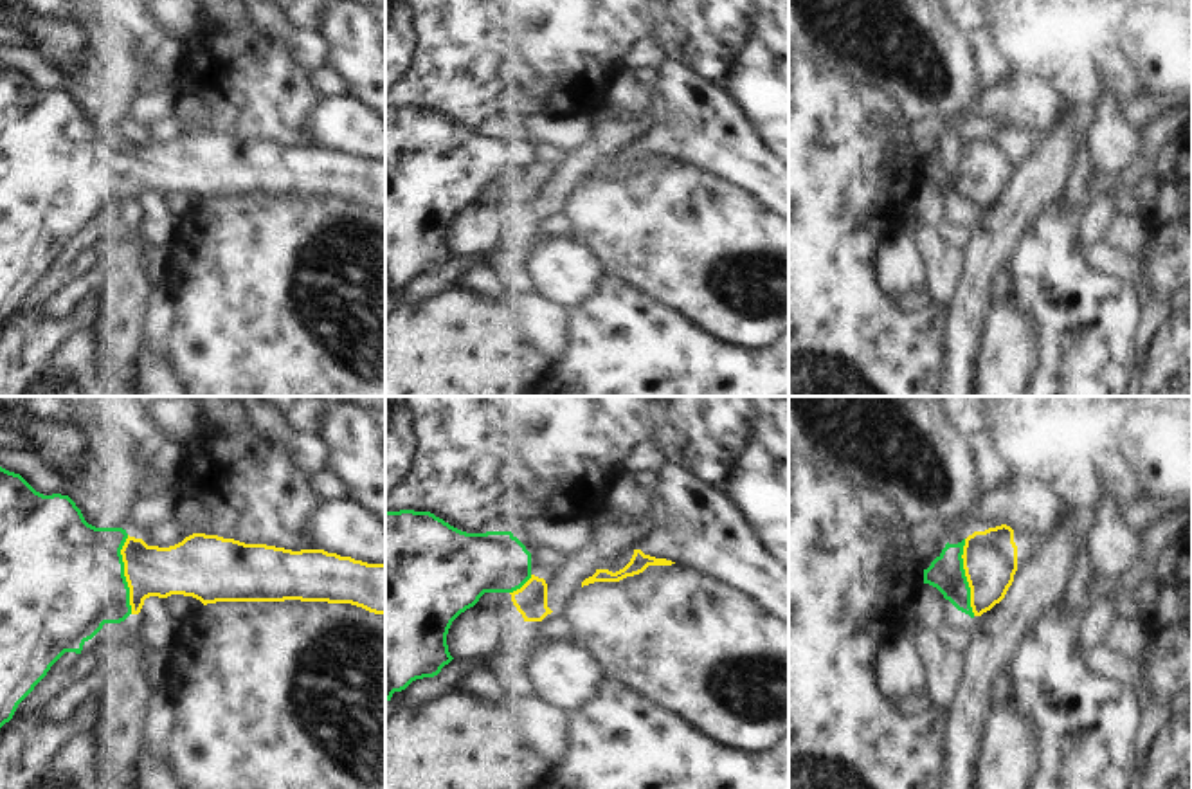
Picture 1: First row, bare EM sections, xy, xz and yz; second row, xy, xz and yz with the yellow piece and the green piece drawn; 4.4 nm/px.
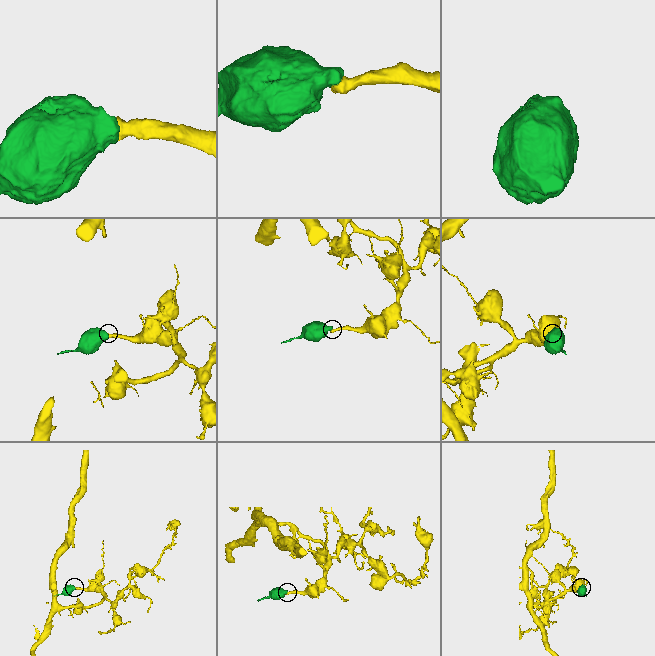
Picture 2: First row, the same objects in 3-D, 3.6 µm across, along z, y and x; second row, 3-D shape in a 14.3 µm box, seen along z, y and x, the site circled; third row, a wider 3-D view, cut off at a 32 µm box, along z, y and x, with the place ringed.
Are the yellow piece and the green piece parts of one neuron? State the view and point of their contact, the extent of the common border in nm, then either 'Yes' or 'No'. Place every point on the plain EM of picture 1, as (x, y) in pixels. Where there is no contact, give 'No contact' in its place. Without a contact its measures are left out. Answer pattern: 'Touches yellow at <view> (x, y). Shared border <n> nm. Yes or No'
Touches yellow at xy (125, 172). Shared border 360 nm. Yes

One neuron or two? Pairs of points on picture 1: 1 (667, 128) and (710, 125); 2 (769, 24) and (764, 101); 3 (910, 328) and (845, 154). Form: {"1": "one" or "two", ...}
{"1": "one", "2": "one", "3": "one"}

